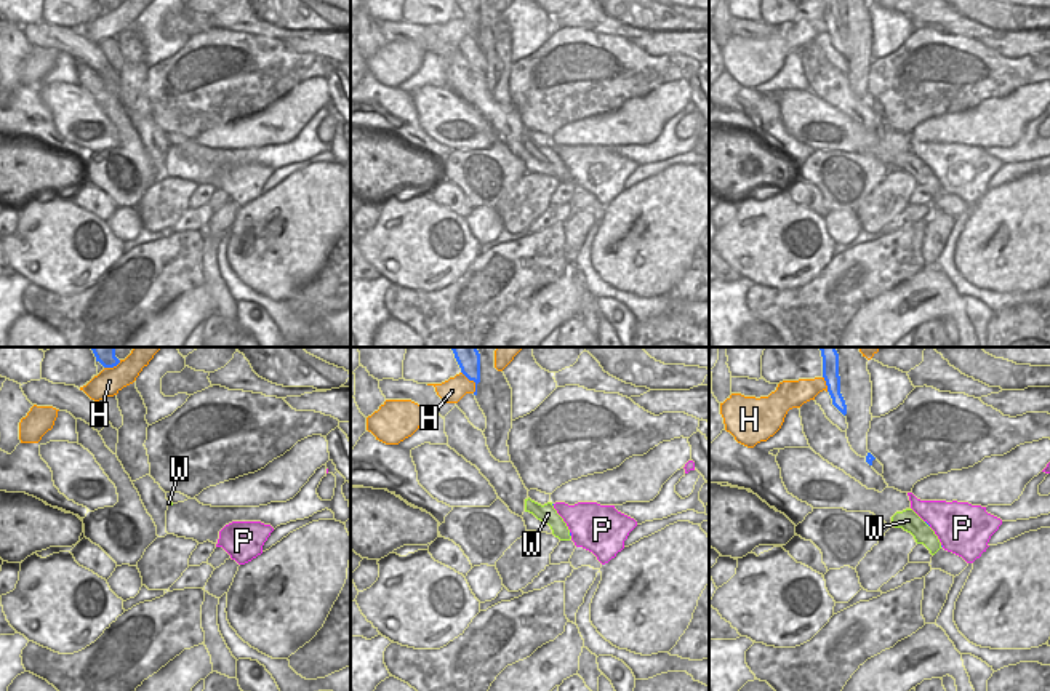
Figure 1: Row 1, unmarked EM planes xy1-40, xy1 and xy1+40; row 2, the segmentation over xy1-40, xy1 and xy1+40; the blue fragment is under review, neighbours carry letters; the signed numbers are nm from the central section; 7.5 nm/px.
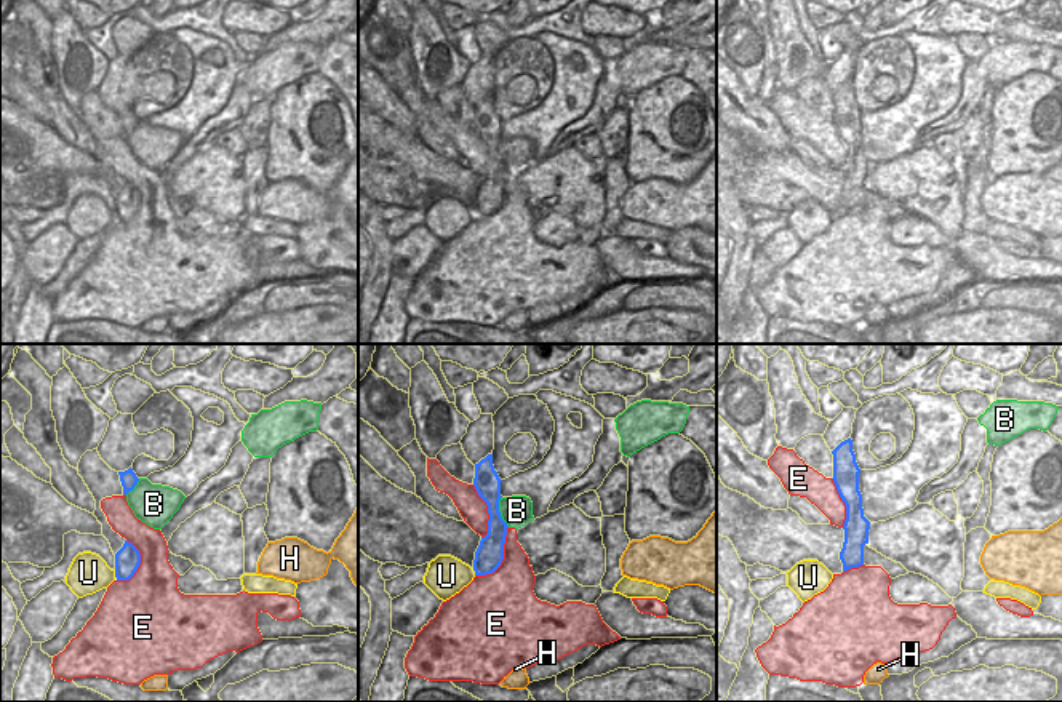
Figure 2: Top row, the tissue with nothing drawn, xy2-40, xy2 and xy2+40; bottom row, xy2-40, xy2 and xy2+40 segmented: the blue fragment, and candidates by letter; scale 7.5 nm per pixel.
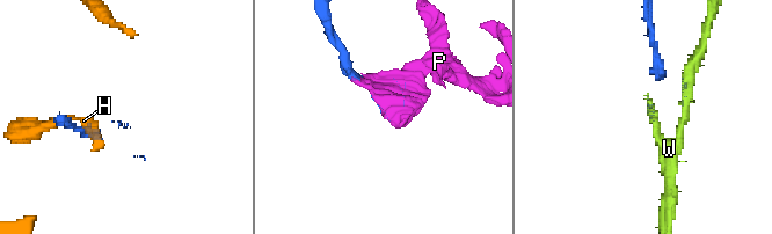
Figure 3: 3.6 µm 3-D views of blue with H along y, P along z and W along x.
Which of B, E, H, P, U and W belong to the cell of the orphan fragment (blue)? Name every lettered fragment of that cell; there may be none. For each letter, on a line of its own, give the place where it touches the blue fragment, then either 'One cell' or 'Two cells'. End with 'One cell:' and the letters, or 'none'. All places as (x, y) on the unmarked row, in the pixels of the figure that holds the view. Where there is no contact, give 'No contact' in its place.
B: Touches blue at xy2 (499, 154). Two cells
E: Touches blue at xy2 (503, 200). Two cells
H: Touches blue at xy1 (472, 21). Two cells
P: Touches blue at xy1+40 (927, 165). Two cells
U: Touches blue at xy2-40 (115, 215). Two cells
W: Touches blue at xy1+40 (927, 165). One cell
One cell: W

